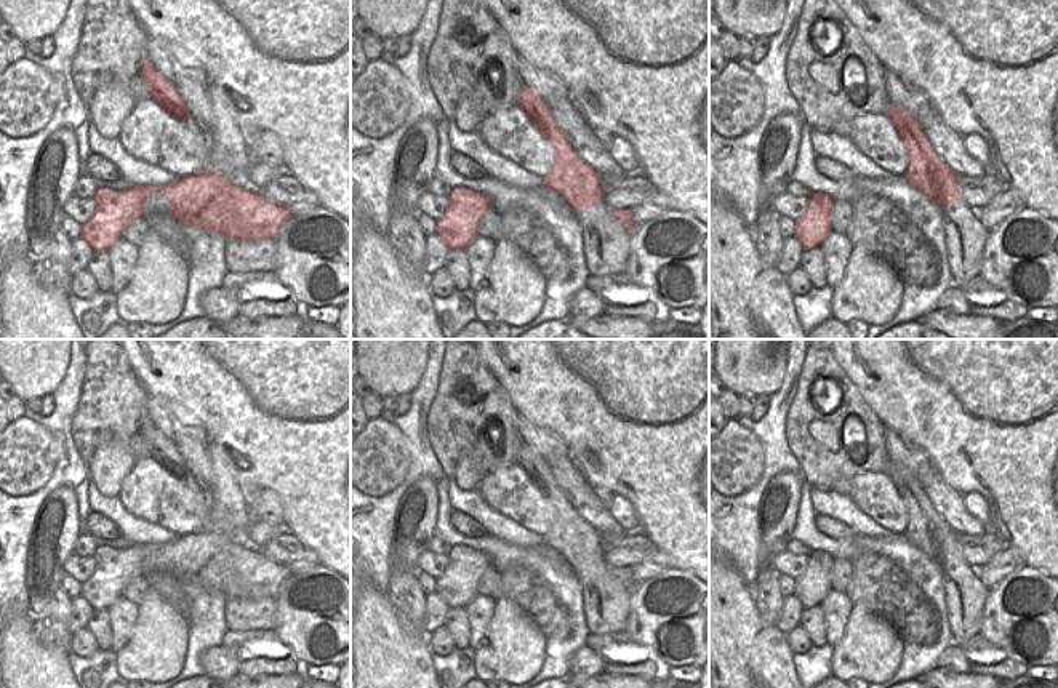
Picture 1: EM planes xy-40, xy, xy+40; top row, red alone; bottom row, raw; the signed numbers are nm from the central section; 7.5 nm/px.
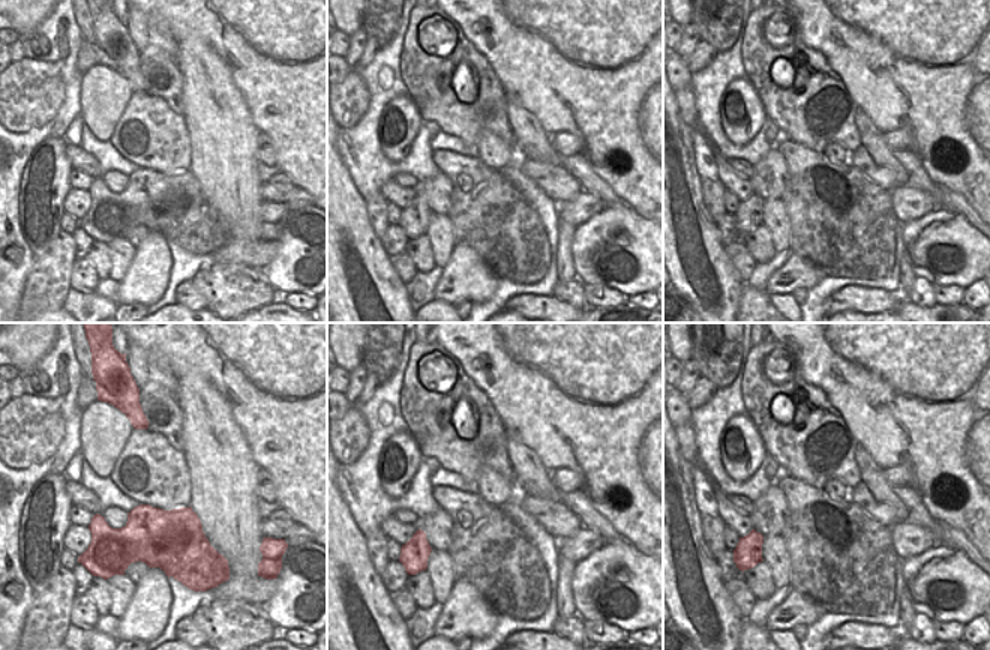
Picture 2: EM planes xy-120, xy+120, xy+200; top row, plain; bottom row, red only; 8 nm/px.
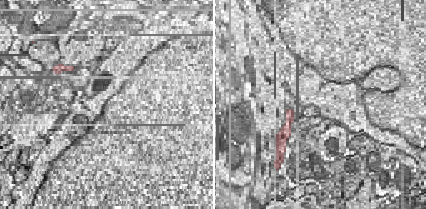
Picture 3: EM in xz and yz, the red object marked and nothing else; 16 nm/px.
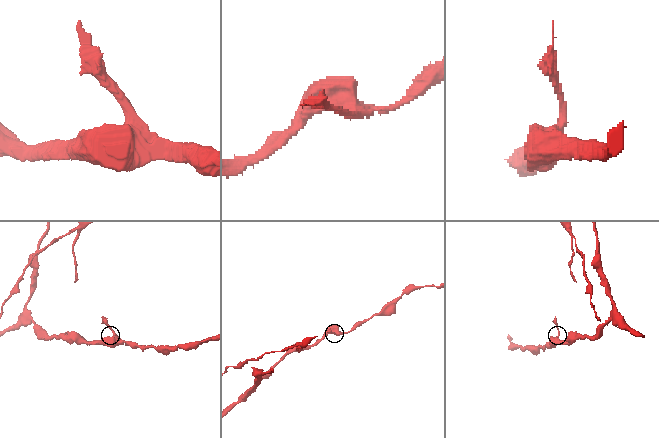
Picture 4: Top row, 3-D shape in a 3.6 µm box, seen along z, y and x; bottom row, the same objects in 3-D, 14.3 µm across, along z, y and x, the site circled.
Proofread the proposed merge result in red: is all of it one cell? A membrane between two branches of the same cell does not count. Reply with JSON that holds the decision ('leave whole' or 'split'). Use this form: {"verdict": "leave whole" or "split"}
{"verdict": "split"}

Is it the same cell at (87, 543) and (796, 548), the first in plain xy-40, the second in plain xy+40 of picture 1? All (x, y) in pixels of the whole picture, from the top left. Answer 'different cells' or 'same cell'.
same cell

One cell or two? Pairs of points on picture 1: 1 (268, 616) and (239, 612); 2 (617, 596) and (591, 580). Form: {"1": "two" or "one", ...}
{"1": "one", "2": "one"}

